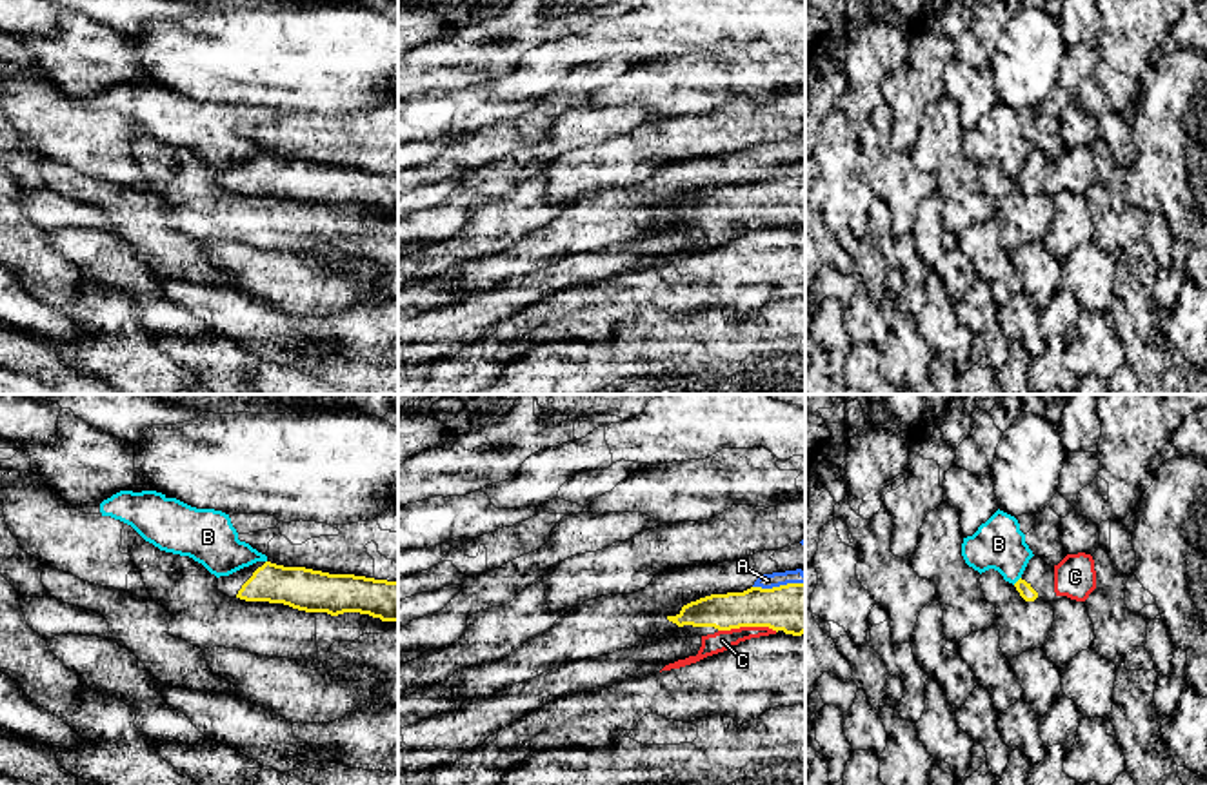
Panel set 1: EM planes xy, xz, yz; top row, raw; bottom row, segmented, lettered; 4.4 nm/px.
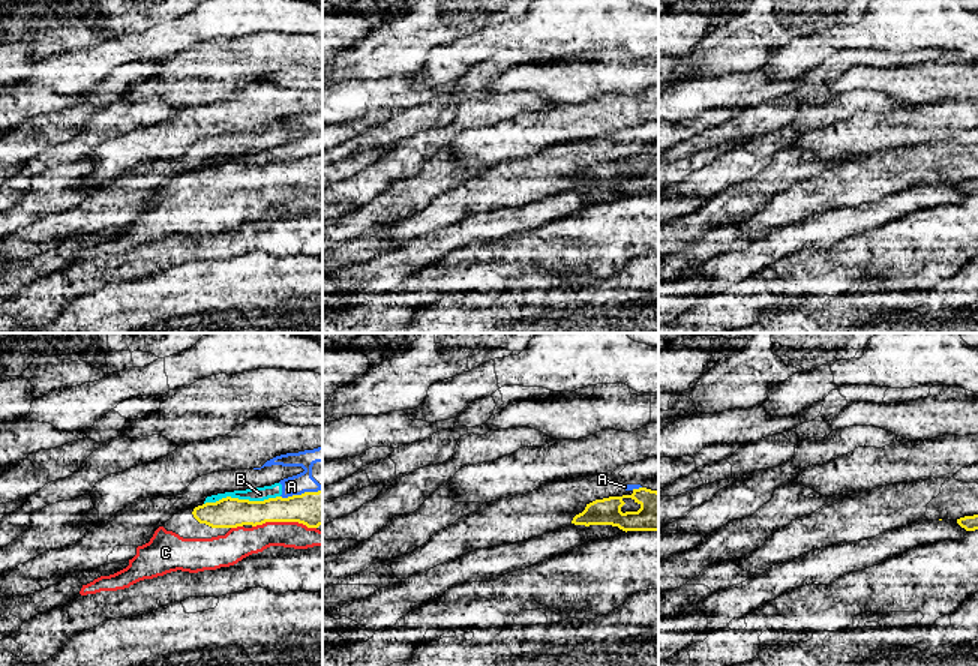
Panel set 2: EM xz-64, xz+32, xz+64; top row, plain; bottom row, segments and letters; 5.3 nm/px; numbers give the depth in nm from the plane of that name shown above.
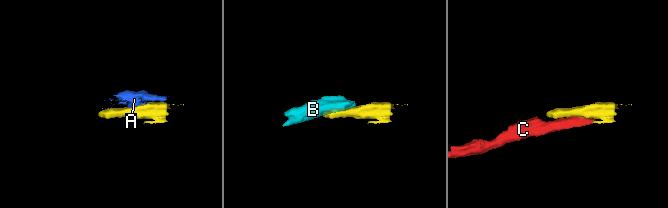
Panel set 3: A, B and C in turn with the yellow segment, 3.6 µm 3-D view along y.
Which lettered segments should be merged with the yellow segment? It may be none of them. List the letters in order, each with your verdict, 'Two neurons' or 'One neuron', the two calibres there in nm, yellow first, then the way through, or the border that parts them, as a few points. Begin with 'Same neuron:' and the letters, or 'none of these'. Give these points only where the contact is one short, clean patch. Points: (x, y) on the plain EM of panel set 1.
Same neuron: C
A: Two neurons. Thickness 220 nm (yellow) against 60 nm. Boundary: xz (804, 175), (753, 180)
B: Two neurons. Thickness 70 nm (yellow) against 220 nm. Boundary: yz (1020, 169), (1013, 177)
C: One neuron. Thickness 220 nm (yellow) against 90 nm

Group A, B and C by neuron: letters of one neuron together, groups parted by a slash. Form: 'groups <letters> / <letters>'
groups A B / C

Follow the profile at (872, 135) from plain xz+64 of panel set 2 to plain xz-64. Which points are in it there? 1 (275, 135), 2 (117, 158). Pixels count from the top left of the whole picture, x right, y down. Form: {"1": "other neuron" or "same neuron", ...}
{"1": "other neuron", "2": "same neuron"}

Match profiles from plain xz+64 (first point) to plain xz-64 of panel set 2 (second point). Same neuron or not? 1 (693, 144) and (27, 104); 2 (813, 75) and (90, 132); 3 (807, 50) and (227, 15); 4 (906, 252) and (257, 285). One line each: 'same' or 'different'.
1: different
2: different
3: same
4: different

